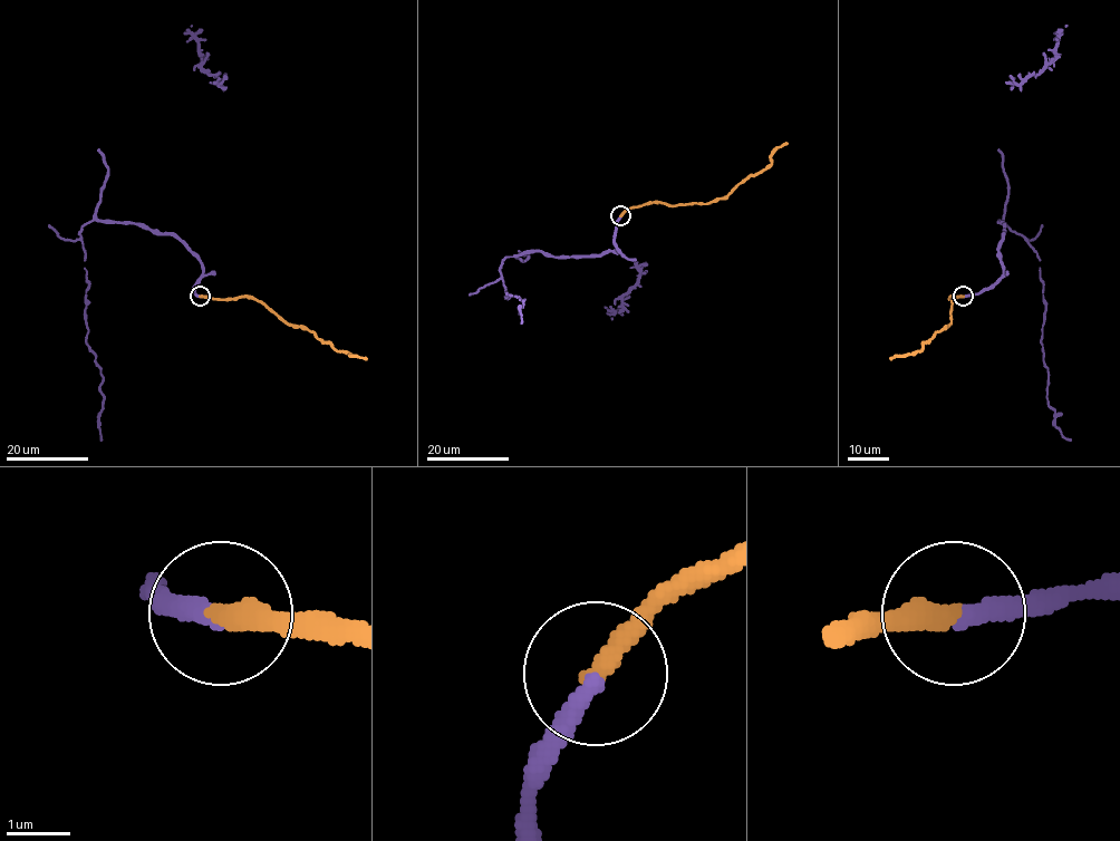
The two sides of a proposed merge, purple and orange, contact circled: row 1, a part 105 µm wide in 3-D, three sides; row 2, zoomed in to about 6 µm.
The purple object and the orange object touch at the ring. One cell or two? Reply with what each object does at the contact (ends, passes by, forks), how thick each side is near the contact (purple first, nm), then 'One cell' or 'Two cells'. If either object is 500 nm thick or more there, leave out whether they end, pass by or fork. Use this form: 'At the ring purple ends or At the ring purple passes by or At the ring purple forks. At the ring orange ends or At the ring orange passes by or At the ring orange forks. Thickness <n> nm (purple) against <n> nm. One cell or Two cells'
At the ring purple ends. At the ring orange ends. Thickness 280 nm (purple) against 360 nm. One cell

